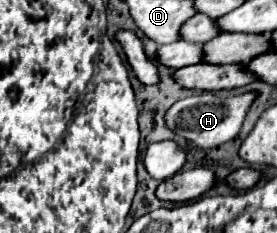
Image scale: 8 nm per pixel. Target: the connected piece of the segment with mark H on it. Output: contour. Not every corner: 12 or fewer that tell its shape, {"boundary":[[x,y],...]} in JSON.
{"boundary":[[200,92],[164,120],[202,150],[236,138],[254,94]]}

